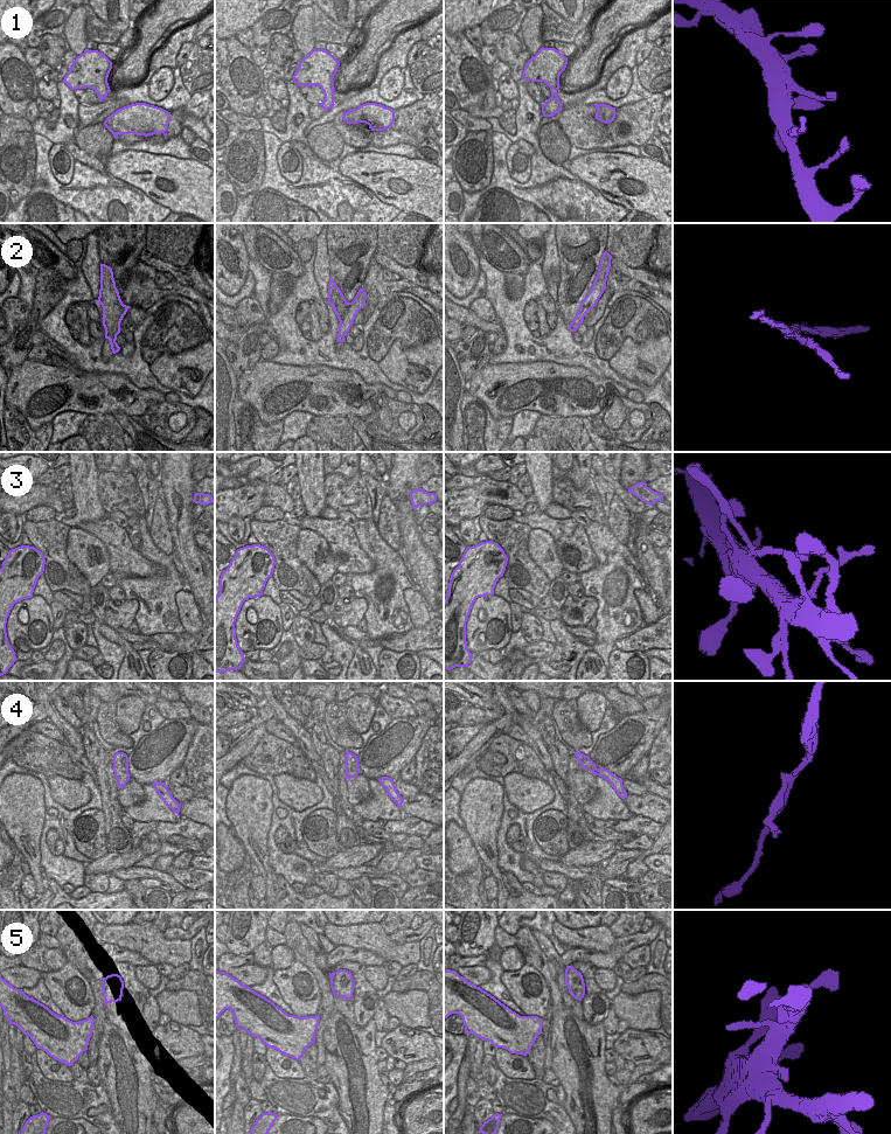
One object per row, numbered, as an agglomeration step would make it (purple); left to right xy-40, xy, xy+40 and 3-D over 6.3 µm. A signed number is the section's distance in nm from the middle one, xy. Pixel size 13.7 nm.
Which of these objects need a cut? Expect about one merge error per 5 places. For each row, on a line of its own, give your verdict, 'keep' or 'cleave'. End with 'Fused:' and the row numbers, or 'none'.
1: keep
2: cleave
3: cleave
4: cleave
5: keep
Fused: 2, 3, 4

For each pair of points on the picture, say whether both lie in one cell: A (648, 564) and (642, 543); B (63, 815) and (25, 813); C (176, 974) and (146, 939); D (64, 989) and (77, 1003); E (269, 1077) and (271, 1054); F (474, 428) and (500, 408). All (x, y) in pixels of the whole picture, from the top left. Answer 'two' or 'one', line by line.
A: one
B: two
C: two
D: one
E: two
F: two

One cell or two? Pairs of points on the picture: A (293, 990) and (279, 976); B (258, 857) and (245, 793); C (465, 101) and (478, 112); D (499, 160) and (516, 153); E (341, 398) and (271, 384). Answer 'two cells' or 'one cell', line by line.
A: one cell
B: one cell
C: two cells
D: two cells
E: one cell

